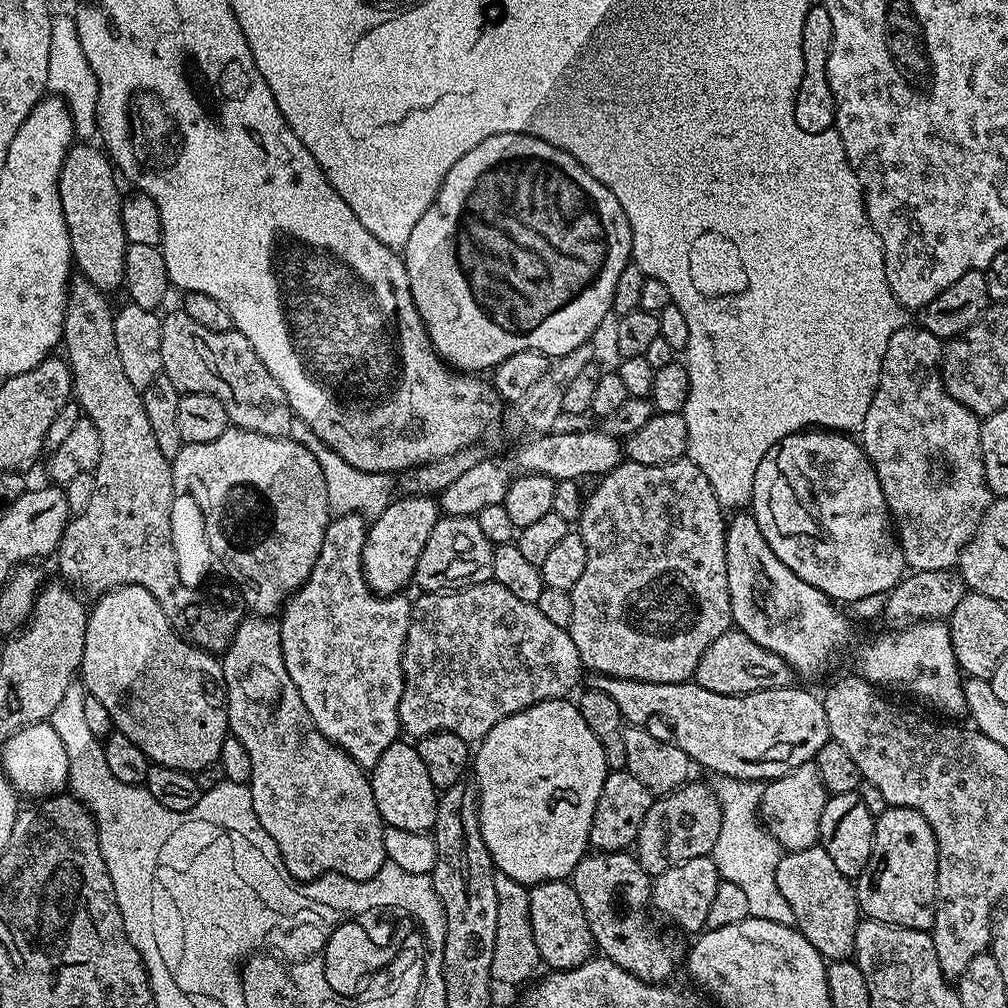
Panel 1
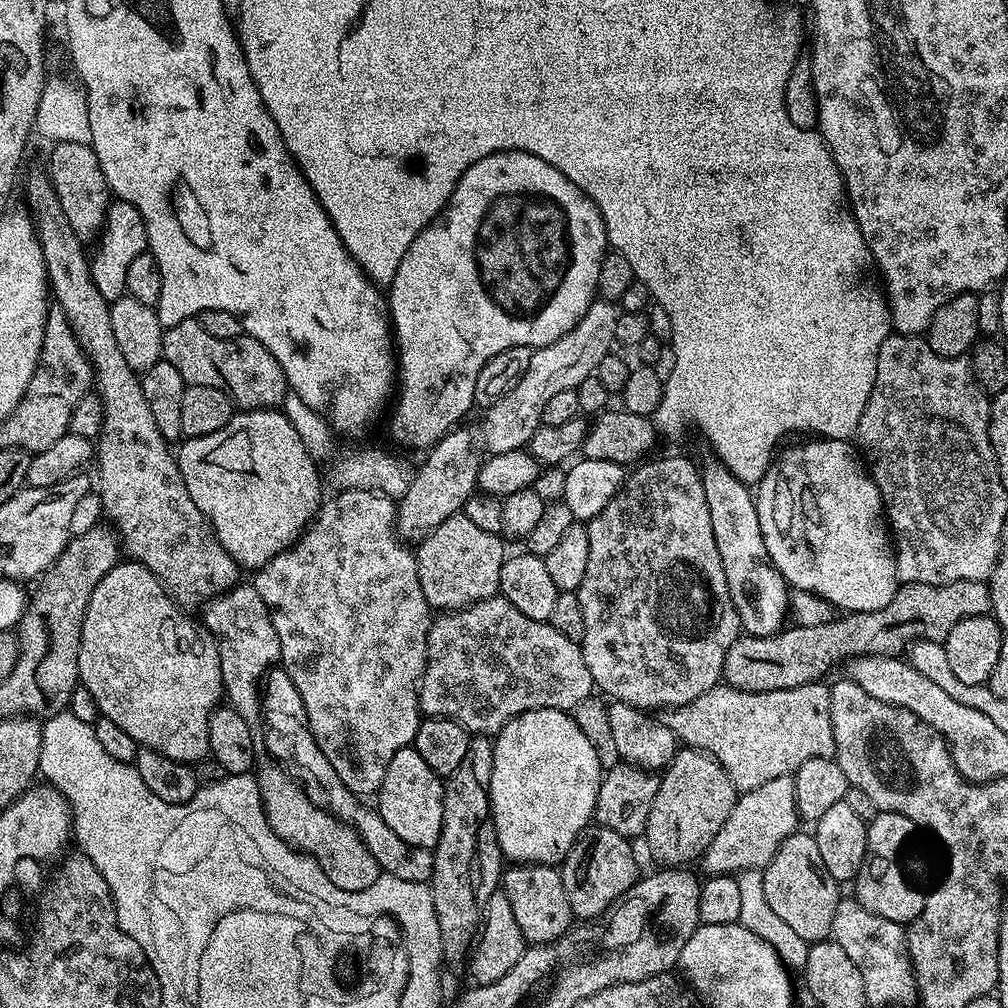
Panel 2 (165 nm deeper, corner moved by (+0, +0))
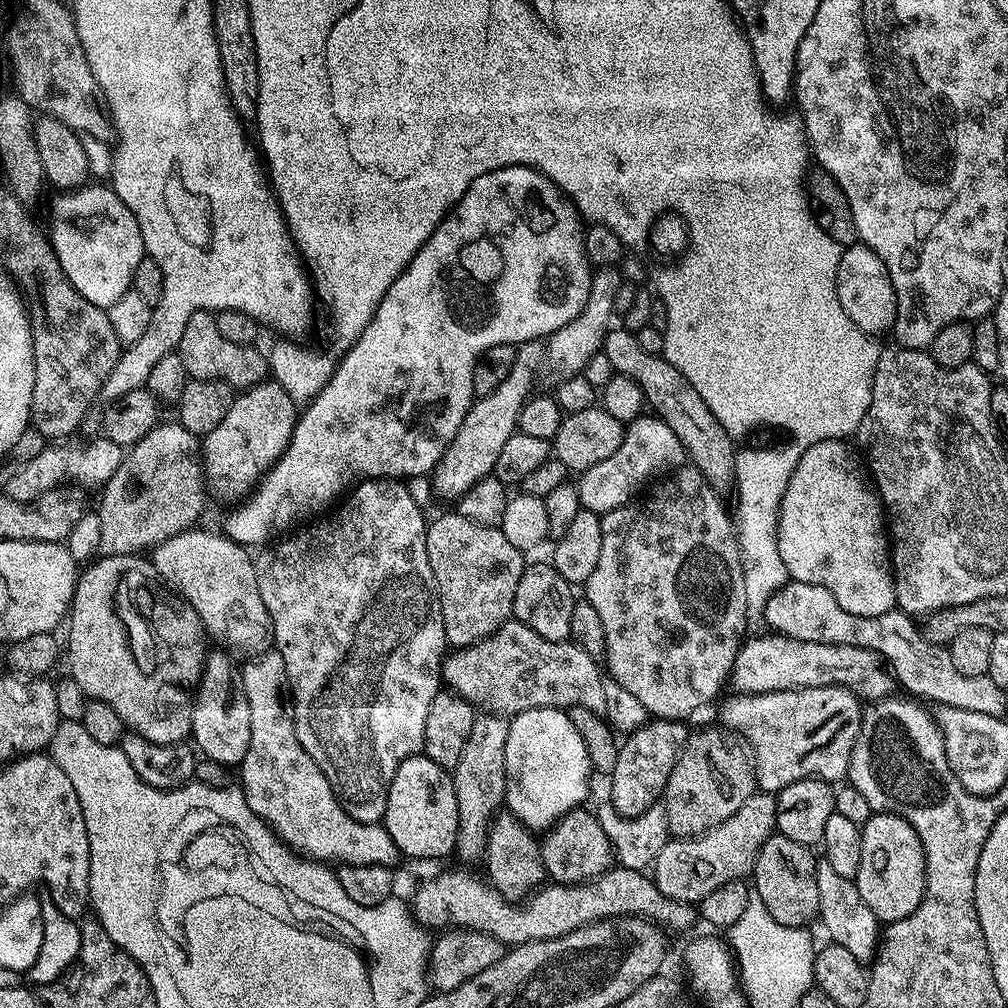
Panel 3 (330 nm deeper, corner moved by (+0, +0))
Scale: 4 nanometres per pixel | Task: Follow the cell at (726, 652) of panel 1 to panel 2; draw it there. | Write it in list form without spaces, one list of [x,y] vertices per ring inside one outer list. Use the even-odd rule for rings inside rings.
[[[983,580],[900,584],[894,598],[882,610],[849,612],[822,626],[788,626],[775,636],[741,635],[726,654],[723,679],[727,687],[747,692],[773,692],[815,684],[823,681],[824,674],[839,660],[846,662],[853,656],[894,656],[903,653],[914,640],[943,642],[962,618],[987,616],[991,606],[992,590]]]

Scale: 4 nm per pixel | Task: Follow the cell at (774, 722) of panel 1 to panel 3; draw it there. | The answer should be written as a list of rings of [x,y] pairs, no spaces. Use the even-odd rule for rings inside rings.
[[[822,686],[821,688],[791,688],[781,692],[763,692],[757,696],[732,694],[732,697],[724,704],[725,722],[723,723],[729,729],[741,734],[750,744],[752,742],[751,747],[758,761],[759,791],[775,794],[799,780],[815,778],[829,782],[843,781],[848,774],[863,717],[864,708],[859,696],[848,688]]]

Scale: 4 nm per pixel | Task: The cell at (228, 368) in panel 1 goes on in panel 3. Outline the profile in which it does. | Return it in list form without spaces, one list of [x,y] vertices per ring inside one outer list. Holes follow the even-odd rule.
[[[201,310],[190,314],[186,330],[182,330],[178,351],[191,379],[221,380],[234,390],[247,390],[261,383],[270,372],[265,353],[260,353],[258,349],[256,346],[238,346],[238,342],[222,338],[215,315]]]

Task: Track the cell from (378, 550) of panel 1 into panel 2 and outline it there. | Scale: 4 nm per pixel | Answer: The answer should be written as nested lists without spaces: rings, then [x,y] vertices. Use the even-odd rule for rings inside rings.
[[[457,426],[445,434],[432,448],[427,449],[424,461],[419,461],[410,490],[399,497],[396,510],[397,531],[408,542],[419,542],[434,529],[442,526],[446,518],[457,515],[464,503],[477,491],[482,463],[478,436],[465,426]]]

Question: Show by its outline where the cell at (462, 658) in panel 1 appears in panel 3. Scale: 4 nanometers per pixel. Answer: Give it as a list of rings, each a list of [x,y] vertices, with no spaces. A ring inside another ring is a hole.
[[[510,619],[485,640],[469,648],[449,651],[444,658],[442,680],[451,691],[474,706],[494,704],[499,713],[512,716],[535,708],[586,706],[594,714],[605,716],[606,697],[602,691],[605,673],[586,650],[568,640],[547,640],[521,620]]]

